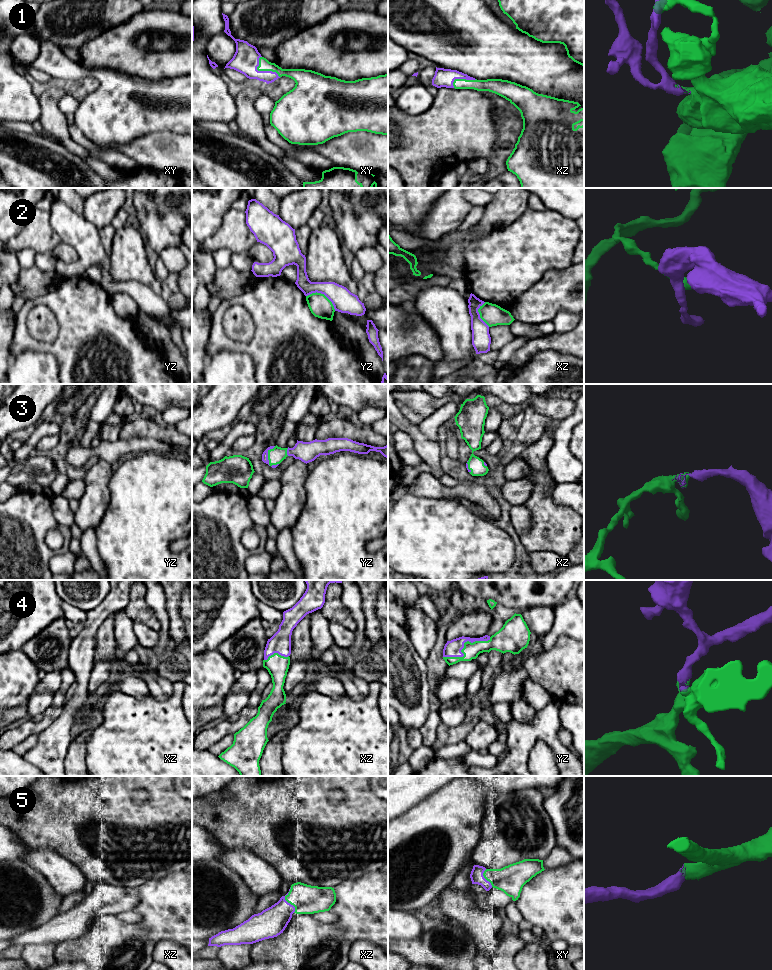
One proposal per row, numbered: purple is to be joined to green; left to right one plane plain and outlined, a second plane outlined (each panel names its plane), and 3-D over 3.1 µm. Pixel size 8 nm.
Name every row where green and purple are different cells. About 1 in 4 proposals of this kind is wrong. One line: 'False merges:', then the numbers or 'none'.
False merges: 2

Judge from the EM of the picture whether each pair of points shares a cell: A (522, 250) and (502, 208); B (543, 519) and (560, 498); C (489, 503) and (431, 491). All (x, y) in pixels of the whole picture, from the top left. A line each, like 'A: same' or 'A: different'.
A: different
B: different
C: same

